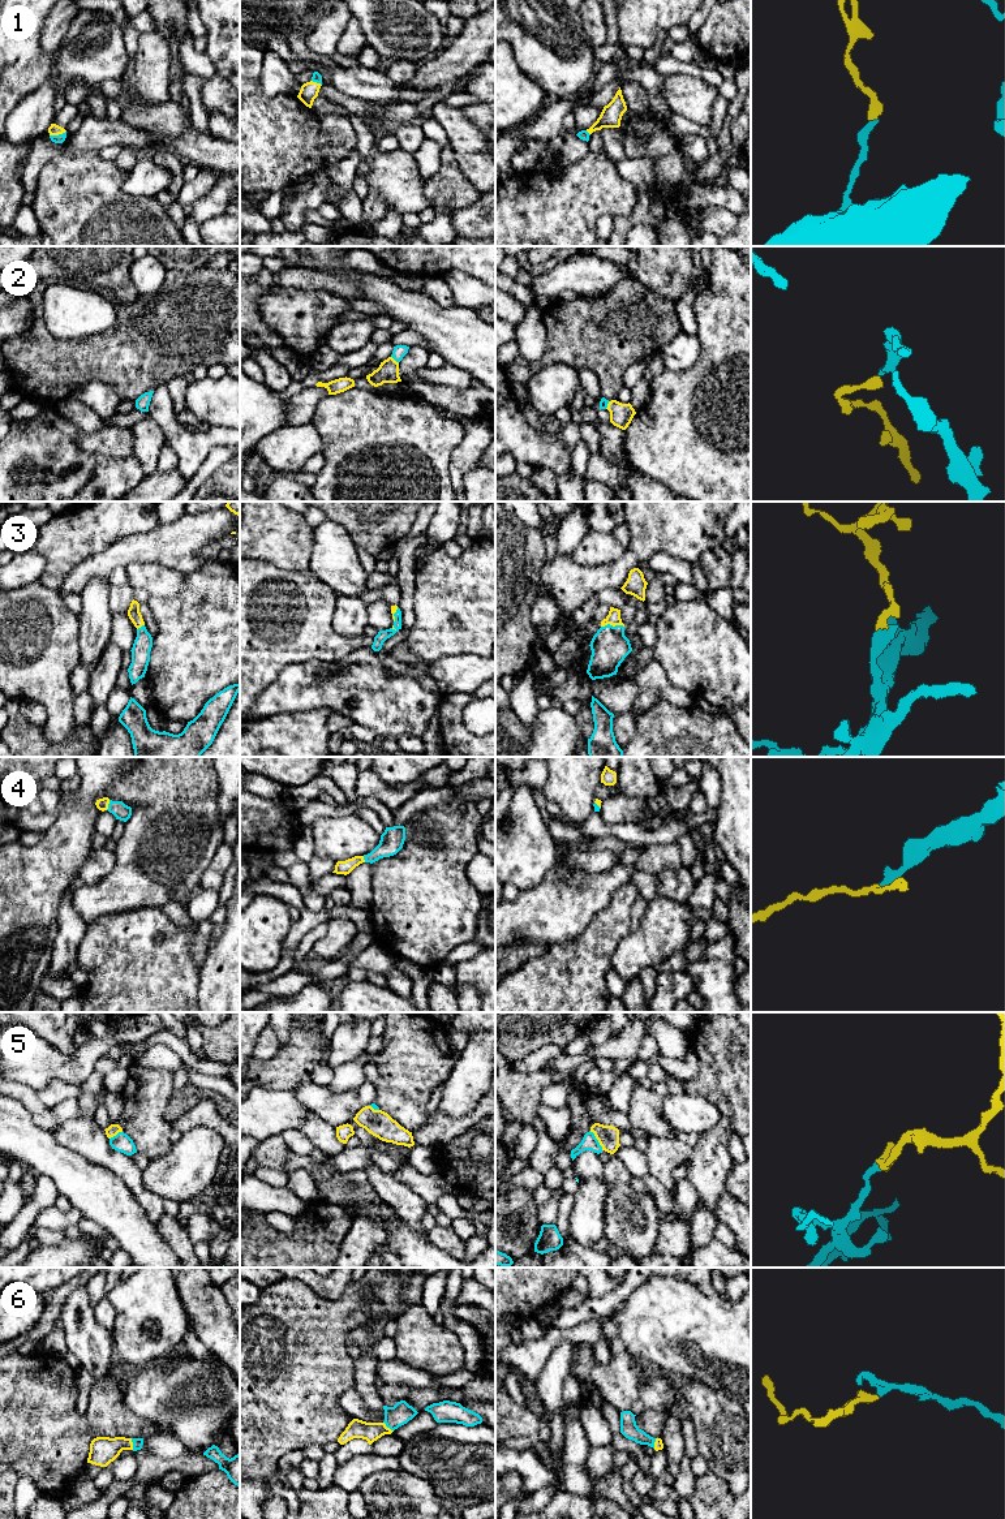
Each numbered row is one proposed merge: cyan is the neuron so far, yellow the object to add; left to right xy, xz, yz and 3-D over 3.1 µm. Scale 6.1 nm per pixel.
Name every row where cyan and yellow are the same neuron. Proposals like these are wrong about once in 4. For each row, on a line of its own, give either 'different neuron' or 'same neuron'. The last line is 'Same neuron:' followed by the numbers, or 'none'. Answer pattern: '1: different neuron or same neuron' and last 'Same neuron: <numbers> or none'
1: same neuron
2: same neuron
3: same neuron
4: same neuron
5: same neuron
6: same neuron
Same neuron: 1, 2, 3, 4, 5, 6

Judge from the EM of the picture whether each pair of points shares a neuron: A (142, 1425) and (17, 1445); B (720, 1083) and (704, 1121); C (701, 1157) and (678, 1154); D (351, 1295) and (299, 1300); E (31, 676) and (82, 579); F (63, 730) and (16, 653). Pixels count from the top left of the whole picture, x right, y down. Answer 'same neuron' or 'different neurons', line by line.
A: same neuron
B: different neurons
C: different neurons
D: same neuron
E: different neurons
F: same neuron

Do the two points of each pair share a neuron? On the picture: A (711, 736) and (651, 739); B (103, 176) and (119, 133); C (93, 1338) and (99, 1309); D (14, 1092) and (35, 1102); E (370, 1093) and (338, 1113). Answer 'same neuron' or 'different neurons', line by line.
A: same neuron
B: different neurons
C: different neurons
D: same neuron
E: different neurons

